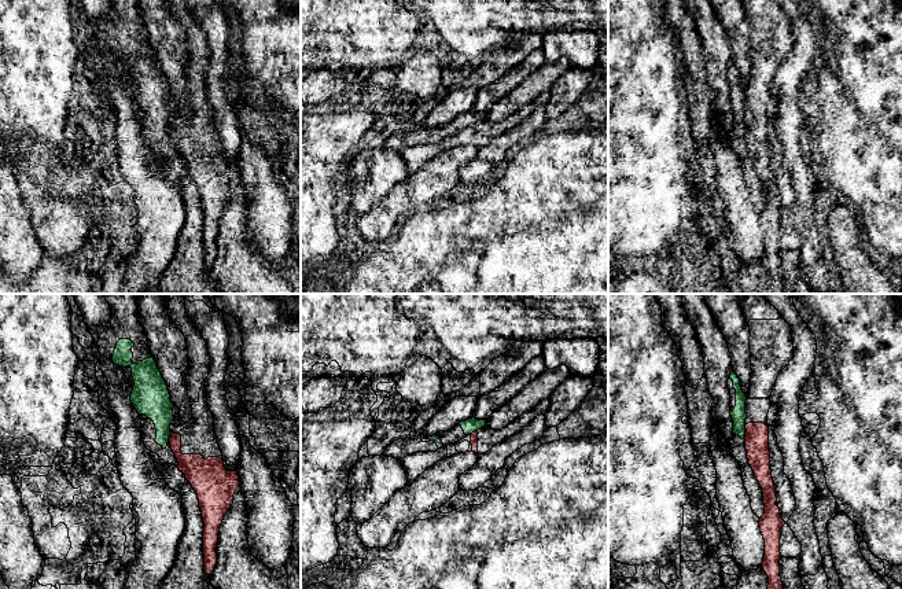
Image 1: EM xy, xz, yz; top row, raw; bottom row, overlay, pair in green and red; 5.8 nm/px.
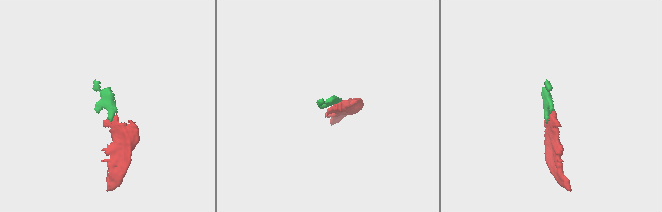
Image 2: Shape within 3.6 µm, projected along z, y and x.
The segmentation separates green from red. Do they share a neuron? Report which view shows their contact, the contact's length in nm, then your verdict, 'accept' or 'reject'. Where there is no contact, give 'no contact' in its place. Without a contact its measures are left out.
contact in xz; length 50 nm; reject

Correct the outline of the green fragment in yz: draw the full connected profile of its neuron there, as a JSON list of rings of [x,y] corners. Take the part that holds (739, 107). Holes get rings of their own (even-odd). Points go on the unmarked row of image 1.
[[[730,62],[728,81],[730,85],[730,108],[733,113],[733,129],[729,135],[730,146],[740,158],[743,176],[751,191],[751,200],[754,206],[761,211],[765,206],[763,185],[759,174],[754,168],[751,158],[748,157],[745,143],[747,89],[743,85],[740,71],[733,65],[733,62]]]

